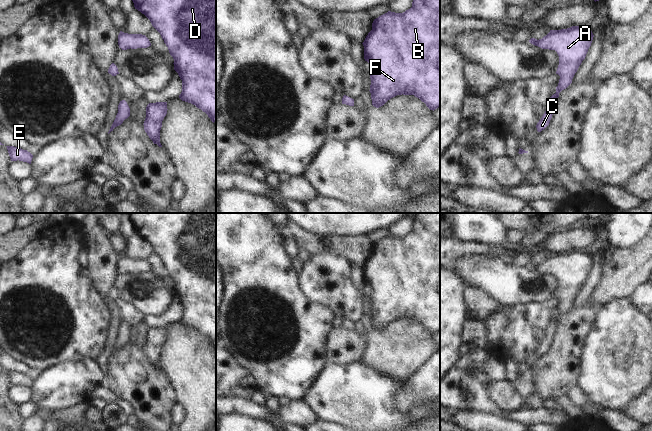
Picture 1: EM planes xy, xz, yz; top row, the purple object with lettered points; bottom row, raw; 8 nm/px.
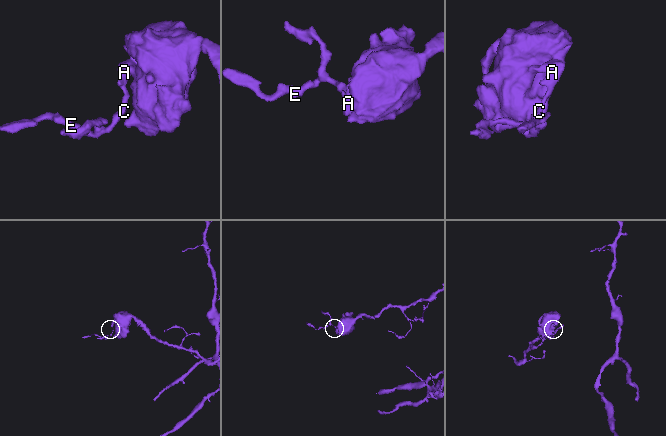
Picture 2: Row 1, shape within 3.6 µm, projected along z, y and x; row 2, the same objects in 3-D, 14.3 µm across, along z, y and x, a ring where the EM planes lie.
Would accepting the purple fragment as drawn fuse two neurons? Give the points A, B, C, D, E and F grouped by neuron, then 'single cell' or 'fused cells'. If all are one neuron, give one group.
A B C D E F; single cell

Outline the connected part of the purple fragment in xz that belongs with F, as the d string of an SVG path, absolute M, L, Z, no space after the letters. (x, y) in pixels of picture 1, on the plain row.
M415 213L412 231L403 237L388 235L387 237L374 243L372 254L366 260L364 266L364 283L371 291L370 294L370 317L372 329L376 332L383 330L388 324L397 319L414 319L419 322L430 334L435 334L440 330L440 213Z

